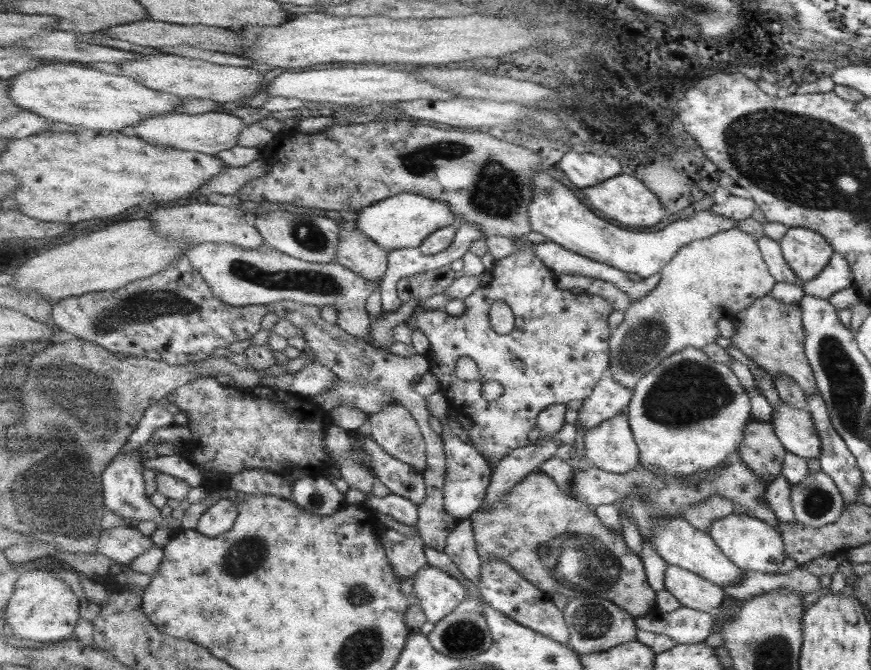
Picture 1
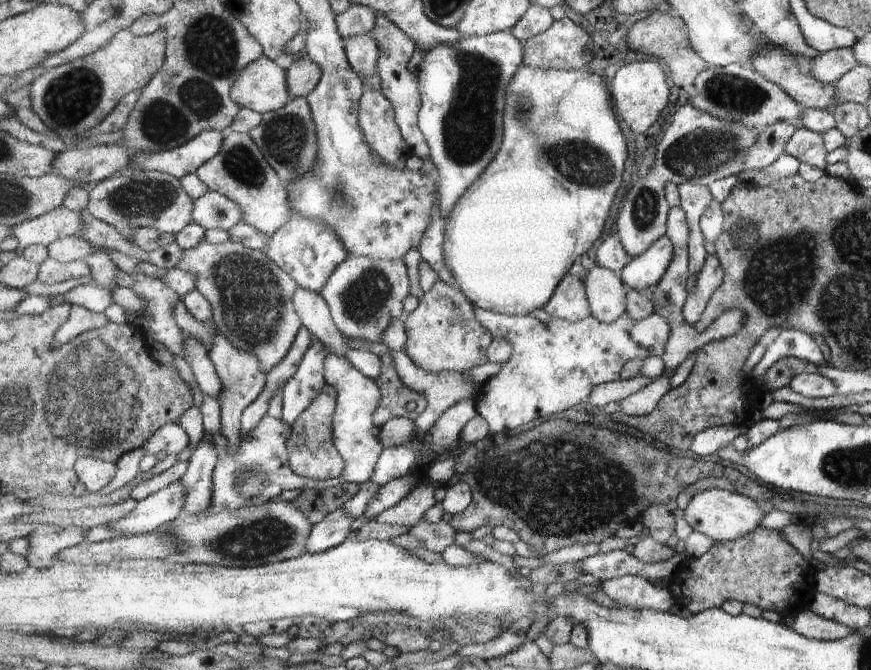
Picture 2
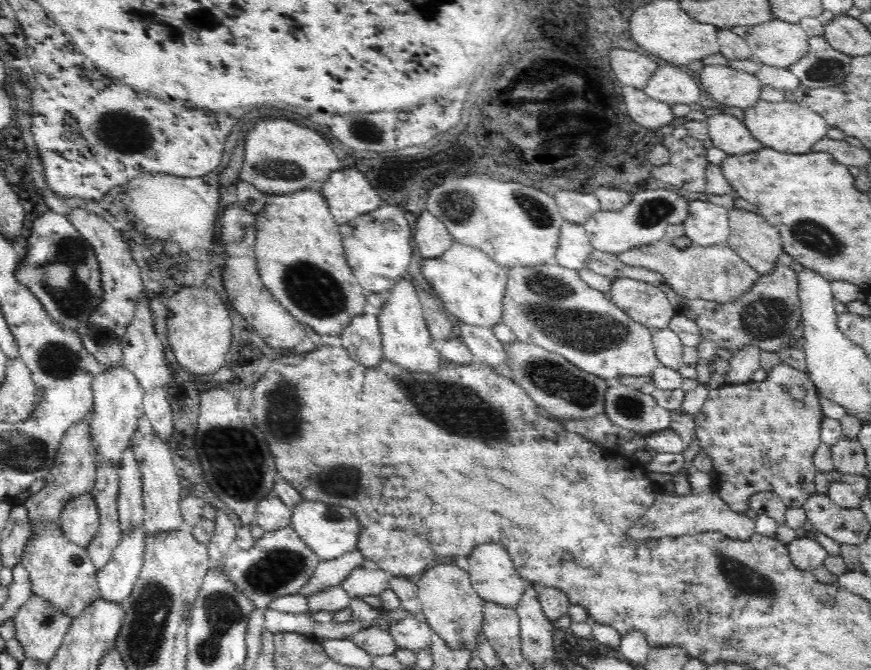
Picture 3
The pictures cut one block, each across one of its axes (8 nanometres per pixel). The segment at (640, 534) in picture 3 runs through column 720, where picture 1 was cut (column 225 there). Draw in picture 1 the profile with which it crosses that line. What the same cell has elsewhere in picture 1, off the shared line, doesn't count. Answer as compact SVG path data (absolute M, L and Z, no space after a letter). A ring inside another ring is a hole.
M221 497L219 502L203 514L199 519L196 531L209 535L211 538L219 537L233 529L239 511L232 498Z

